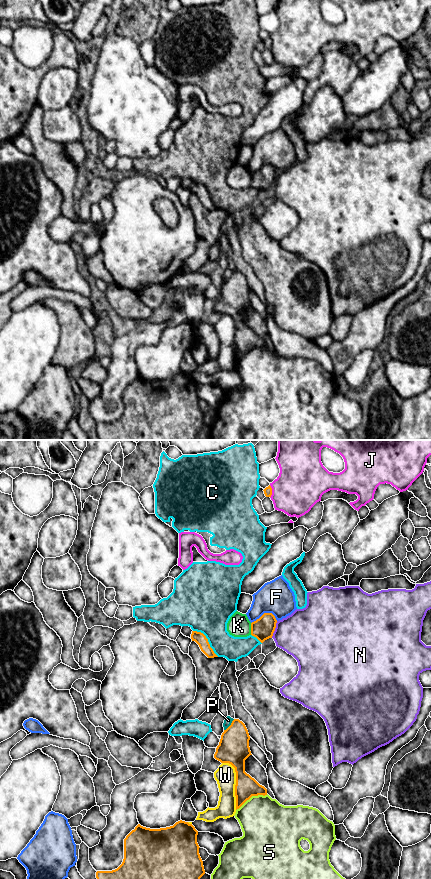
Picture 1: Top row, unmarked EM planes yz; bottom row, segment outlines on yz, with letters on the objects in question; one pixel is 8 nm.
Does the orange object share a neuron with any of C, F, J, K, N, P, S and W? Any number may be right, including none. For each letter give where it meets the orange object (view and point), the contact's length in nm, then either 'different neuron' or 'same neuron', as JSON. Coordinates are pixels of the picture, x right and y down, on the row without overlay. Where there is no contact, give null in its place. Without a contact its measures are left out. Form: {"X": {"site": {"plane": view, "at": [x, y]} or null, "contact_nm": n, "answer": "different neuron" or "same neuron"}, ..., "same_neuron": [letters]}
{"C": {"site": {"plane": "yz", "at": [207, 192]}, "contact_nm": 300, "answer": "different neuron"}, "F": {"site": {"plane": "yz", "at": [264, 165]}, "contact_nm": 220, "answer": "different neuron"}, "J": {"site": {"plane": "yz", "at": [271, 43]}, "contact_nm": 100, "answer": "different neuron"}, "K": {"site": {"plane": "yz", "at": [251, 181]}, "contact_nm": 100, "answer": "different neuron"}, "N": {"site": {"plane": "yz", "at": [274, 181]}, "contact_nm": 140, "answer": "different neuron"}, "P": {"site": {"plane": "yz", "at": [230, 277]}, "contact_nm": 130, "answer": "different neuron"}, "S": {"site": {"plane": "yz", "at": [251, 348]}, "contact_nm": 280, "answer": "different neuron"}, "W": {"site": {"plane": "yz", "at": [236, 335]}, "contact_nm": 400, "answer": "different neuron"}, "same_neuron": []}

